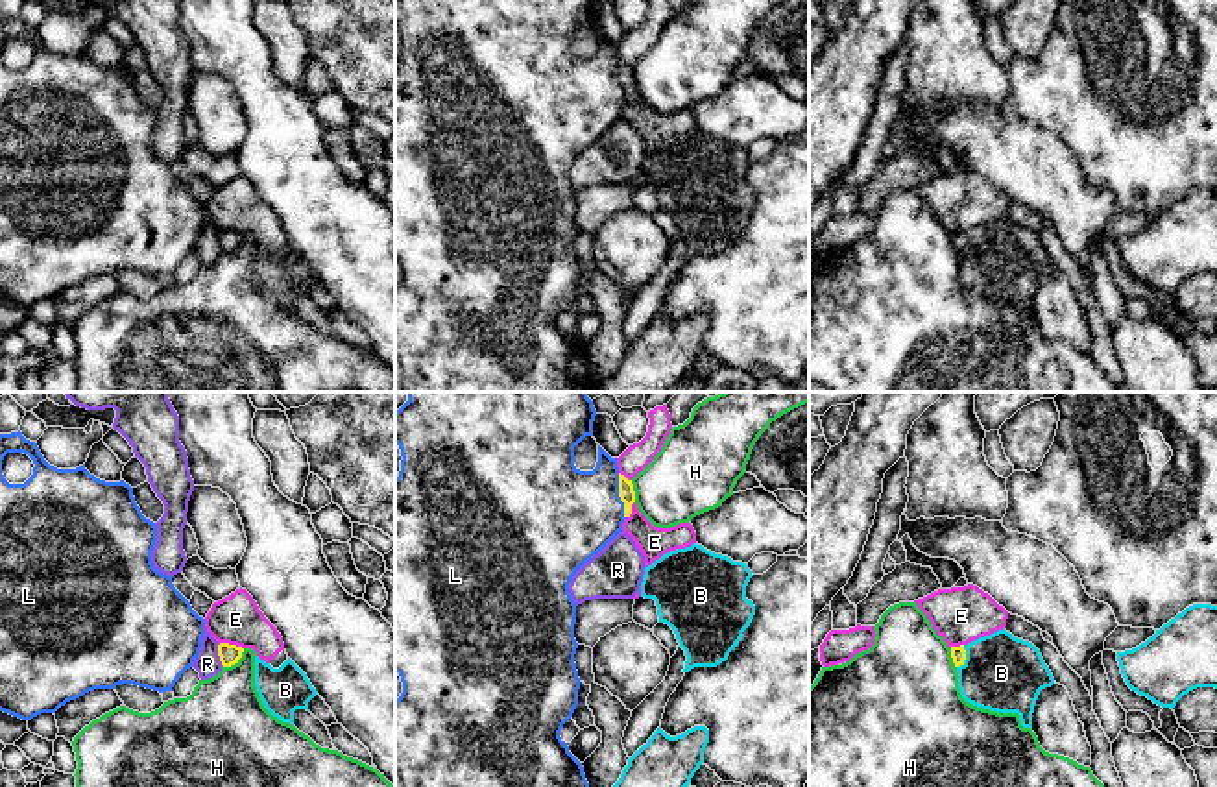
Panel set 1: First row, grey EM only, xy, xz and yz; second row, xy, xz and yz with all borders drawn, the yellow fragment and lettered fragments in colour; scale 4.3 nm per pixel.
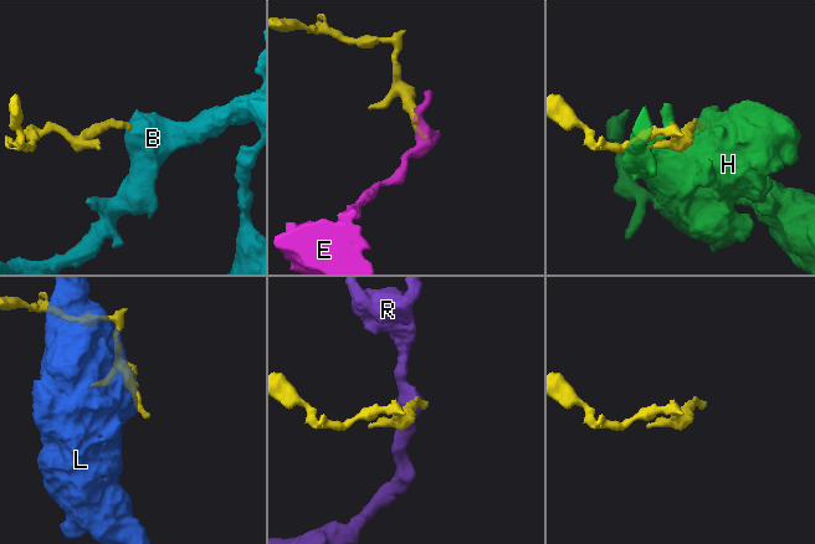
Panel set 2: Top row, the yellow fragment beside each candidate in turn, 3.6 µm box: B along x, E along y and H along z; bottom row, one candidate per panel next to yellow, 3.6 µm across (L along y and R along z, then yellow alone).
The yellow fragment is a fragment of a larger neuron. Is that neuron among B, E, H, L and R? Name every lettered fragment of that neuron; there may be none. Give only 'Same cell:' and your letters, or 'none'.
Same cell: B

